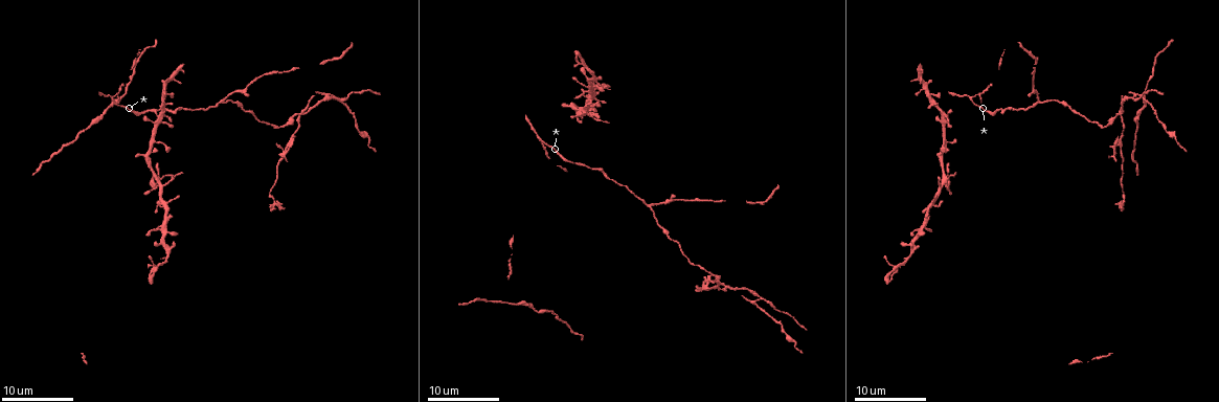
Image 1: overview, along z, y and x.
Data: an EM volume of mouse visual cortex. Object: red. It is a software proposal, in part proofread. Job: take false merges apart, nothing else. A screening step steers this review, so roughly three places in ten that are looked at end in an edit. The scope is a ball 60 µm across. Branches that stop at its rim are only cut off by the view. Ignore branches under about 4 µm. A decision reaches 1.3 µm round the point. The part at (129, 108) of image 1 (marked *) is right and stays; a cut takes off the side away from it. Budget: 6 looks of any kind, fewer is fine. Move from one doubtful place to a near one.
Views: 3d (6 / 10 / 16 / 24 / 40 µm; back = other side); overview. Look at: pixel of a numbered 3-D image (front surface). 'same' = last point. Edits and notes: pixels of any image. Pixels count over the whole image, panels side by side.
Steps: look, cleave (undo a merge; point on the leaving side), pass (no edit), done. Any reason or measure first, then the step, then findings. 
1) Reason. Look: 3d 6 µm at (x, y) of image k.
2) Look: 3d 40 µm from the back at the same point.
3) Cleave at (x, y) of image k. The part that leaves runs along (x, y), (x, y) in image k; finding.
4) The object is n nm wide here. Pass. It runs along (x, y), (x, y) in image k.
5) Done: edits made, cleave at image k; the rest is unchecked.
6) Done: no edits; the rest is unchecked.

Three arms meet. Look: 3d 10 µm at (223, 100) of image 1.

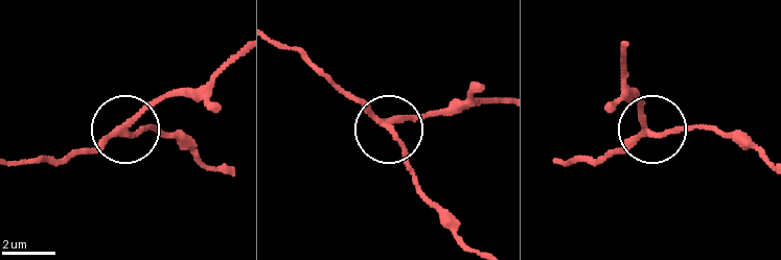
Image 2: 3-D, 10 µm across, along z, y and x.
The side arm is 23 µm long. Pass. It runs along (14, 165), (101, 149), (173, 93) in image 2; continuous, no second neuron.

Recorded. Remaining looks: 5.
Side arm on a straight run. Look: 3d 10 µm at (761, 297) of image 1.

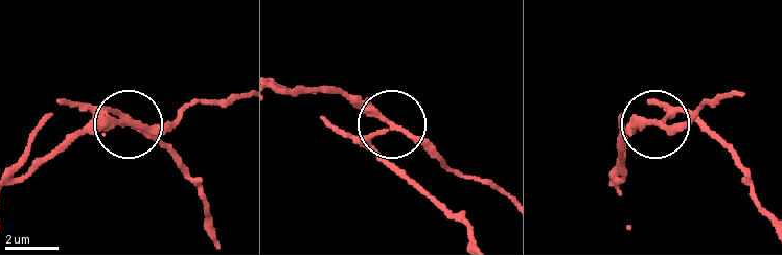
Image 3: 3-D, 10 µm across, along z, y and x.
Look: 3d 10 µm from the back at (125, 121) of image 3.

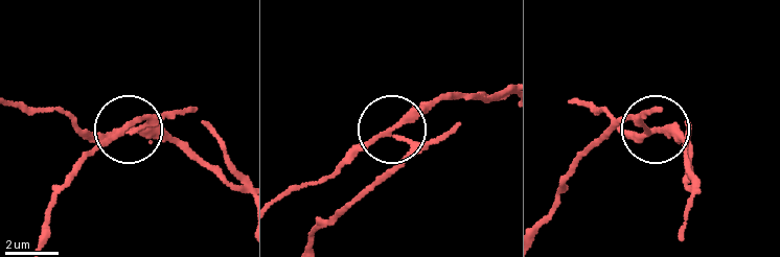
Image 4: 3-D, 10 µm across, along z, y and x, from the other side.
The object is 160 nm wide here. Cleave at (120, 135) of image 4. The part that leaves runs along (131, 130), (142, 119), (115, 130), (61, 190), (45, 238) in image 4; a second neuron is stuck on.

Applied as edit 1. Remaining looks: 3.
Look: overview.

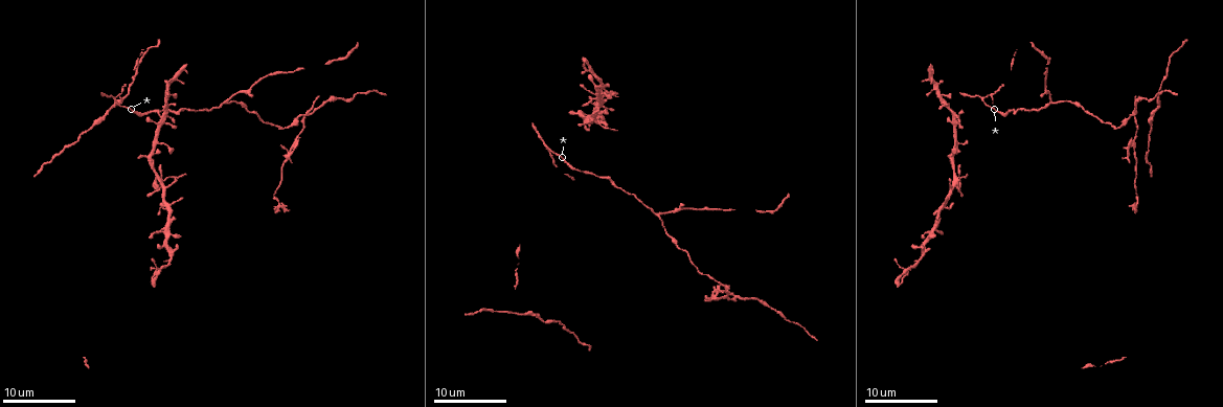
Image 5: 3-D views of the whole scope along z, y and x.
Look: 3d 10 µm at (1136, 117) of image 5.

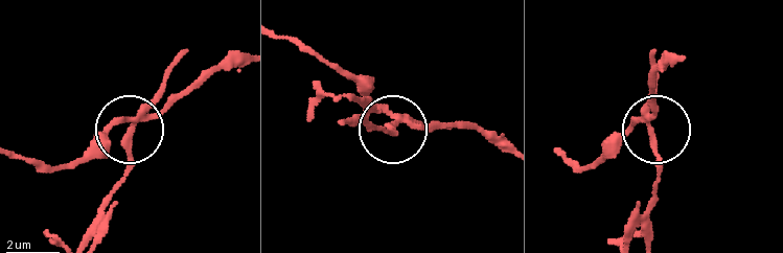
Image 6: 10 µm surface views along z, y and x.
3 arms meet here. Cleave at (131, 152) of image 6. The part that leaves runs along (643, 115), (657, 153), (650, 240) in image 6; a second neuron is stuck on.

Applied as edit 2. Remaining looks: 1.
Done: edits made, cleave at image 4, cleave at image 6; the rest is unchecked.

